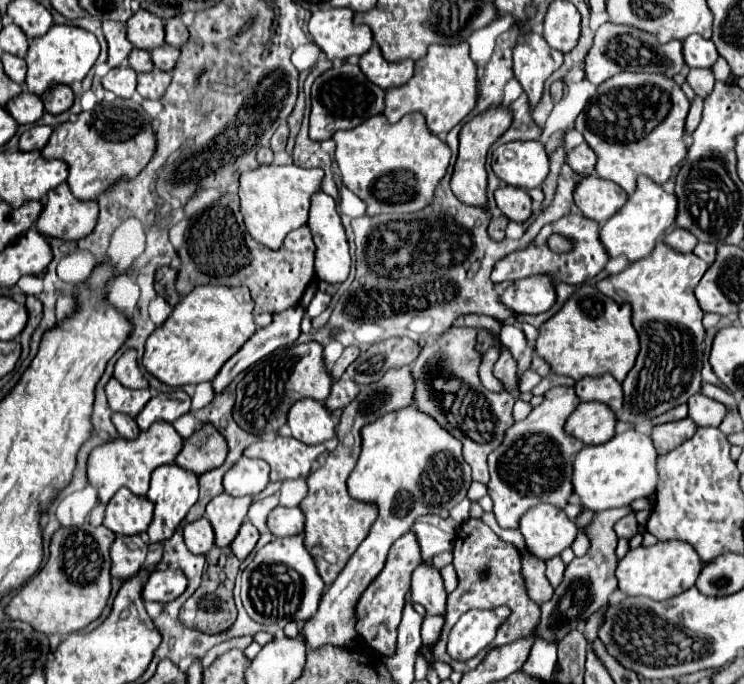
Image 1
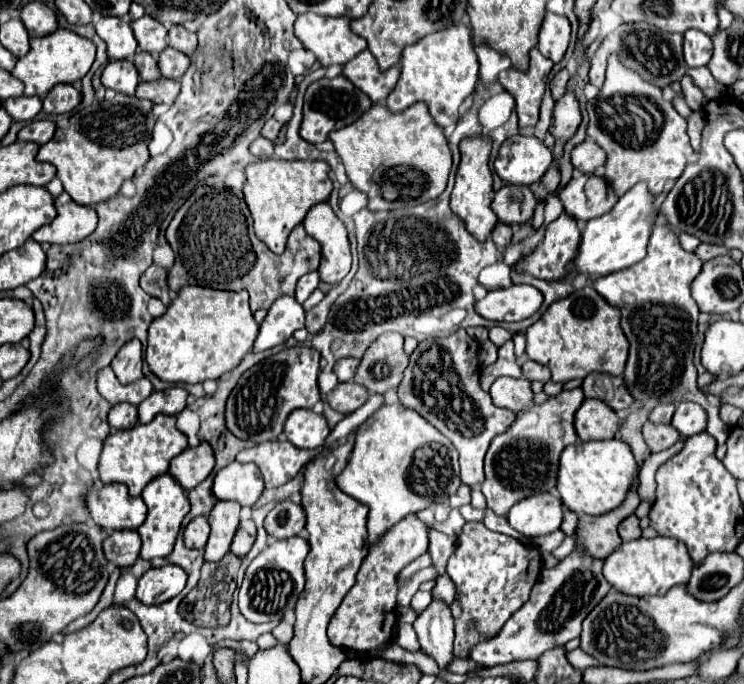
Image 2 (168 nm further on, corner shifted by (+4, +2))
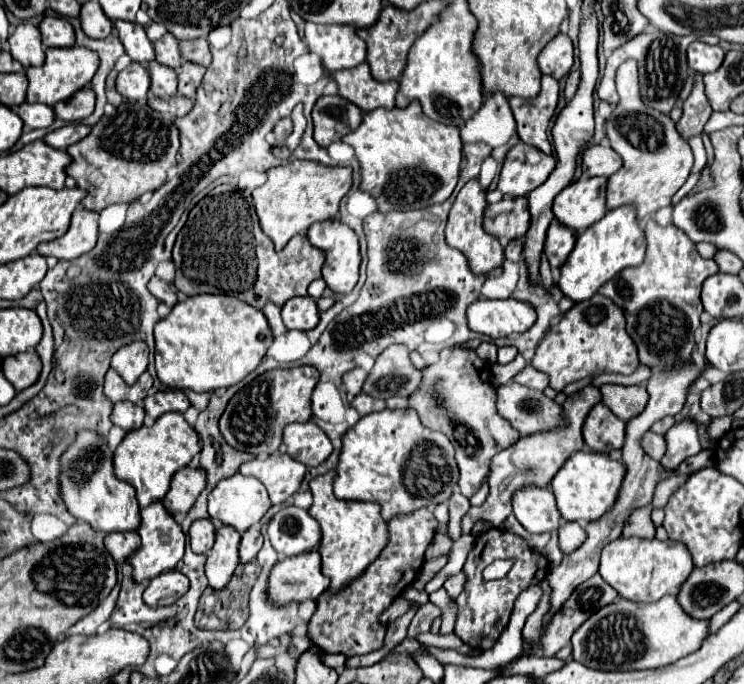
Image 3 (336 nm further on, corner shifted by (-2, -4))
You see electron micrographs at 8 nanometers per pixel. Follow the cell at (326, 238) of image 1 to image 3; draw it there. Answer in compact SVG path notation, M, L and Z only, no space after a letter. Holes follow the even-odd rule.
M325 220L325 222L315 222L309 232L307 232L309 242L325 252L325 262L323 262L323 280L327 282L327 286L335 292L335 294L349 294L353 290L353 286L359 280L359 242L357 242L357 234L345 226L339 220Z

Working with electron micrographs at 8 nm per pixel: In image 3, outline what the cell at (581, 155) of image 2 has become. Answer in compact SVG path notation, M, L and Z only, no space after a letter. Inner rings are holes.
M587 146L581 156L581 166L589 176L611 176L621 168L621 158L613 148Z

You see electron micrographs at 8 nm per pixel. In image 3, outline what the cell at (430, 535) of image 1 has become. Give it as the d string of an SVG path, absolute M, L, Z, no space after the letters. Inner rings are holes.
M451 576L451 578L447 578L447 582L445 582L443 588L447 590L447 594L449 594L451 600L457 600L457 596L465 588L465 582L467 582L467 576Z

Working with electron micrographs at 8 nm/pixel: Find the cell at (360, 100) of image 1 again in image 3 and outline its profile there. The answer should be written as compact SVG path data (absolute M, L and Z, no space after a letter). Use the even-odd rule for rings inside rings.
M321 96L313 108L315 142L327 148L361 124L361 110L341 96Z

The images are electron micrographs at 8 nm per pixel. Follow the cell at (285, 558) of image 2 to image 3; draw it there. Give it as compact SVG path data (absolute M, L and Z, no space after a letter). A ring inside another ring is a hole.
M317 550L291 556L275 564L269 576L269 598L273 604L317 600L329 588L329 578L321 572L321 556Z

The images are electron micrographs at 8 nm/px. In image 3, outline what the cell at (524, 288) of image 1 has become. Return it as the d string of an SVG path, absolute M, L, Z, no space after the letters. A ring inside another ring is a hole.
M477 300L467 308L467 326L489 338L503 338L529 330L537 320L535 308L527 302L507 300Z

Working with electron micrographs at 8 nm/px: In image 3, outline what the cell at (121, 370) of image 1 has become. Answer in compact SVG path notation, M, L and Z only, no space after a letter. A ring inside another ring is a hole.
M139 340L139 342L131 342L127 346L121 346L111 358L111 368L127 384L133 384L147 368L147 344Z

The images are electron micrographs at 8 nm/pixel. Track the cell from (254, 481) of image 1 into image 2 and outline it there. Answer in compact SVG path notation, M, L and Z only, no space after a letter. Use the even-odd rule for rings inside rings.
M233 462L215 474L213 494L219 500L237 500L241 506L253 506L263 492L263 480L257 464Z

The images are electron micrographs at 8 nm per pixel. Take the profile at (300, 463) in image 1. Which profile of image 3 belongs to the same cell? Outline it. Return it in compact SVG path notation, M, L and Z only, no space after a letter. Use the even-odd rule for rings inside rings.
M271 454L263 460L253 458L245 462L239 472L243 476L253 476L261 480L269 492L269 500L273 504L281 504L299 490L305 478L307 466L293 460L287 454Z

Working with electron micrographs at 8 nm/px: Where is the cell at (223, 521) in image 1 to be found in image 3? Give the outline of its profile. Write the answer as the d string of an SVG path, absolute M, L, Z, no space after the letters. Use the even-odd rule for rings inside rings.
M221 526L217 530L215 546L209 550L209 556L205 562L205 574L213 590L223 590L229 584L239 564L239 554L237 554L239 540L241 536L235 534L231 526Z

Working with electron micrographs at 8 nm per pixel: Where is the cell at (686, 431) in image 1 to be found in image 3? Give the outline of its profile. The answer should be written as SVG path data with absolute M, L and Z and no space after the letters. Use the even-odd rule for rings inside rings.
M647 432L647 434L641 438L641 446L643 446L643 450L645 450L653 460L661 460L663 454L665 454L665 438L659 436L659 434Z

